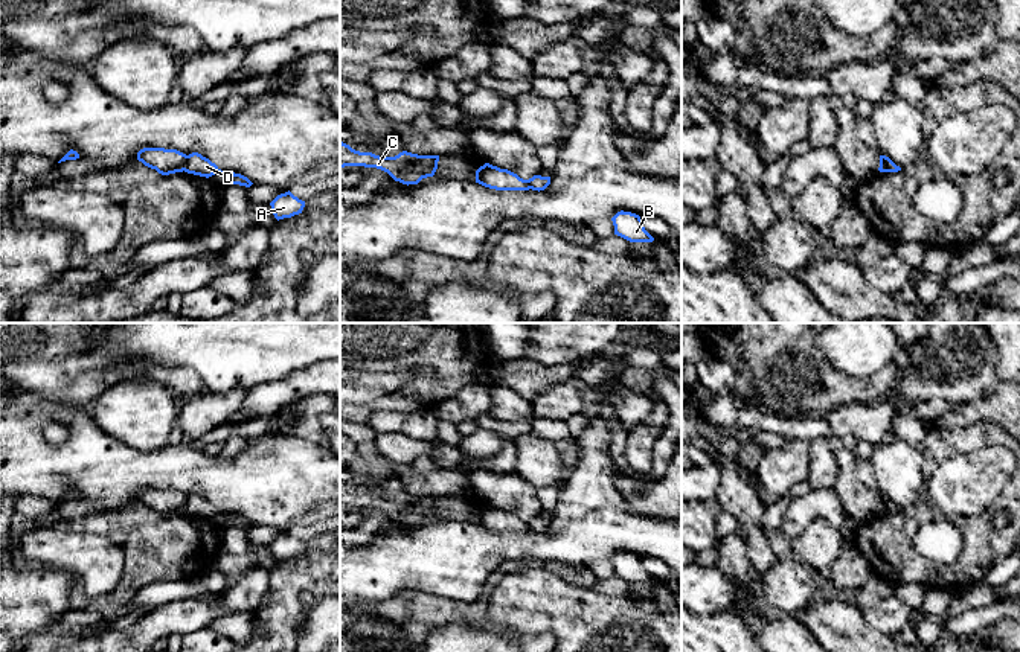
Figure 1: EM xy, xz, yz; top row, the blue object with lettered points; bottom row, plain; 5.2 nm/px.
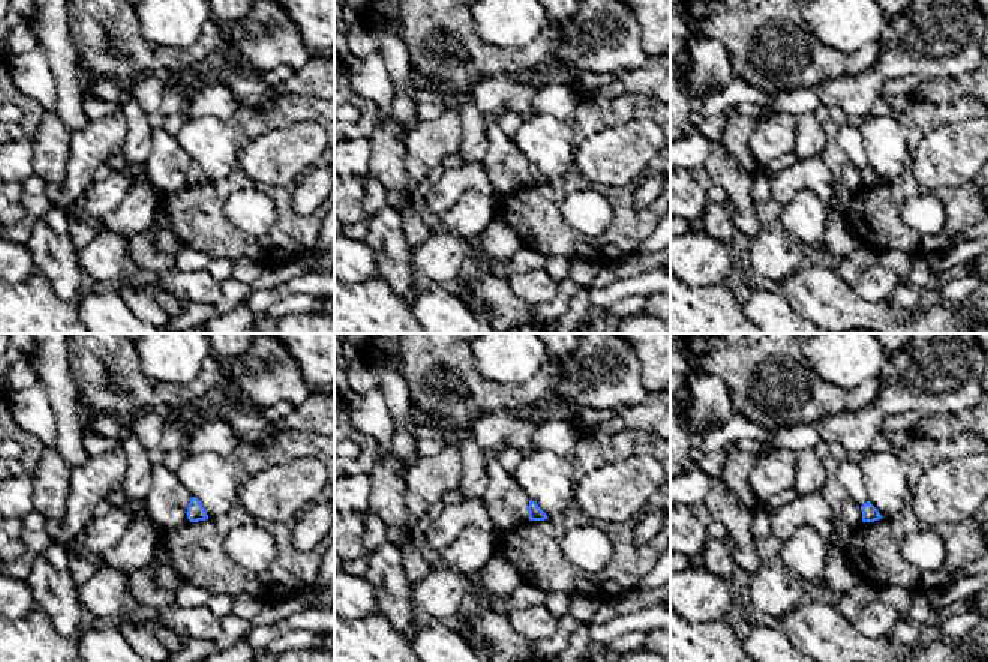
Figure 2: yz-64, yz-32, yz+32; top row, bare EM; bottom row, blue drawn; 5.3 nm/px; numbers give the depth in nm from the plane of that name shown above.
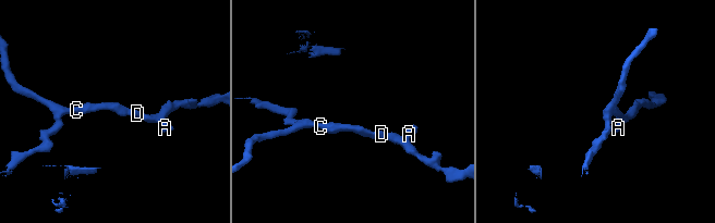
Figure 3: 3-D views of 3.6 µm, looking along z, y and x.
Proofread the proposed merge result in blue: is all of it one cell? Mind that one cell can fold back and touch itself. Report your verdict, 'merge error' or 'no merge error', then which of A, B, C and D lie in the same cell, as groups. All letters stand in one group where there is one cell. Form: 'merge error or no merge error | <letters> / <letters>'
merge error | A B D / C

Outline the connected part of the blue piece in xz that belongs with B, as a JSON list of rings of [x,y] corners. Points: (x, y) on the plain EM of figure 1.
[[[617,553],[613,559],[614,576],[630,583],[653,583],[654,579],[645,571],[639,556],[631,553]]]

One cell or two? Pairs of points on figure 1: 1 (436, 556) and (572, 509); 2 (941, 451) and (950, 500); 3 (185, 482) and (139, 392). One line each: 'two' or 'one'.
1: one
2: two
3: two

